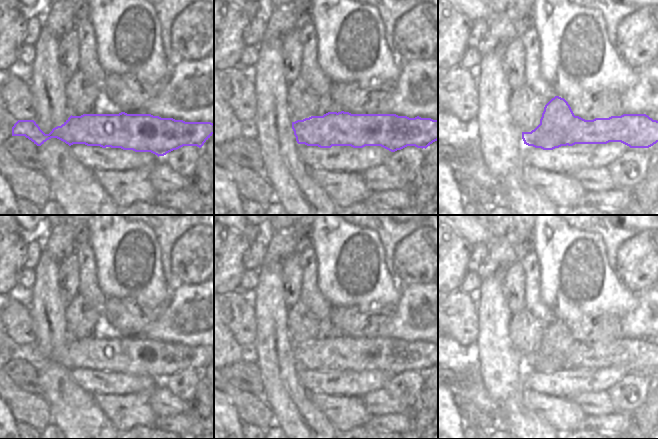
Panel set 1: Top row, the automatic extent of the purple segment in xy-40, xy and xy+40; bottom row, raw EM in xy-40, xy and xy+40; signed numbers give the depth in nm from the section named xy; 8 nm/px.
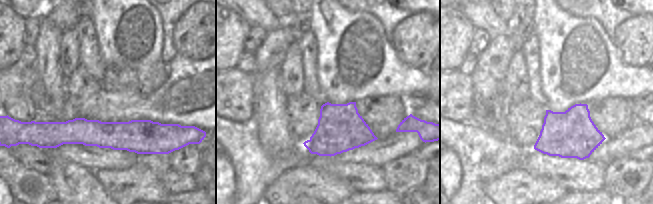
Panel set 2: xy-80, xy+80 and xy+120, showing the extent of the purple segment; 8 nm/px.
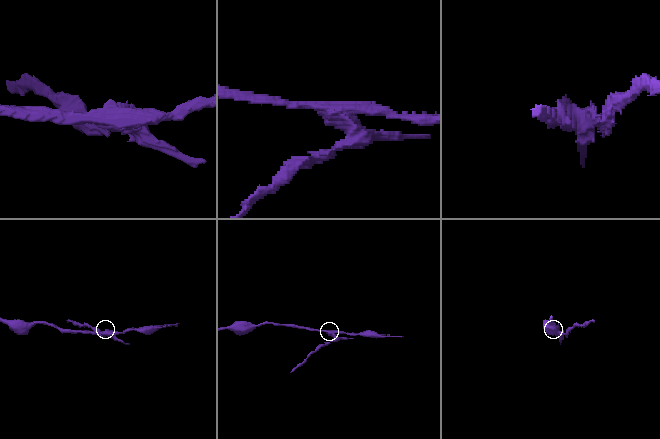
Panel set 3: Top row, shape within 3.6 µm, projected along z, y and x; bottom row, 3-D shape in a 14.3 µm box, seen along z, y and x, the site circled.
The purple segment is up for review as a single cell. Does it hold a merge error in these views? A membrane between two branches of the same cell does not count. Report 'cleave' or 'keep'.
cleave

